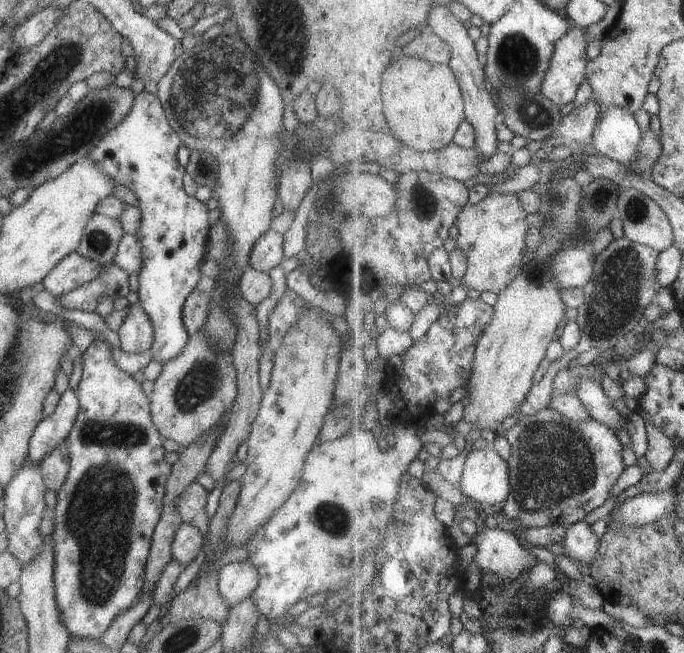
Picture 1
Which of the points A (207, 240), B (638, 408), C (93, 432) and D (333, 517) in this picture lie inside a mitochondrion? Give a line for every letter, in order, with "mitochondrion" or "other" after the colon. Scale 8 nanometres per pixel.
A: other
B: other
C: mitochondrion
D: mitochondrion

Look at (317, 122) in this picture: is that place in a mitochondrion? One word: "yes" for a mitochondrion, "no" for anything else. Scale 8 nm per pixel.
no

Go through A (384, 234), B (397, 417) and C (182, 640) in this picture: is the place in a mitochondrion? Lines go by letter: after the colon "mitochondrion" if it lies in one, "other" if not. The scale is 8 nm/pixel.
A: other
B: other
C: mitochondrion

